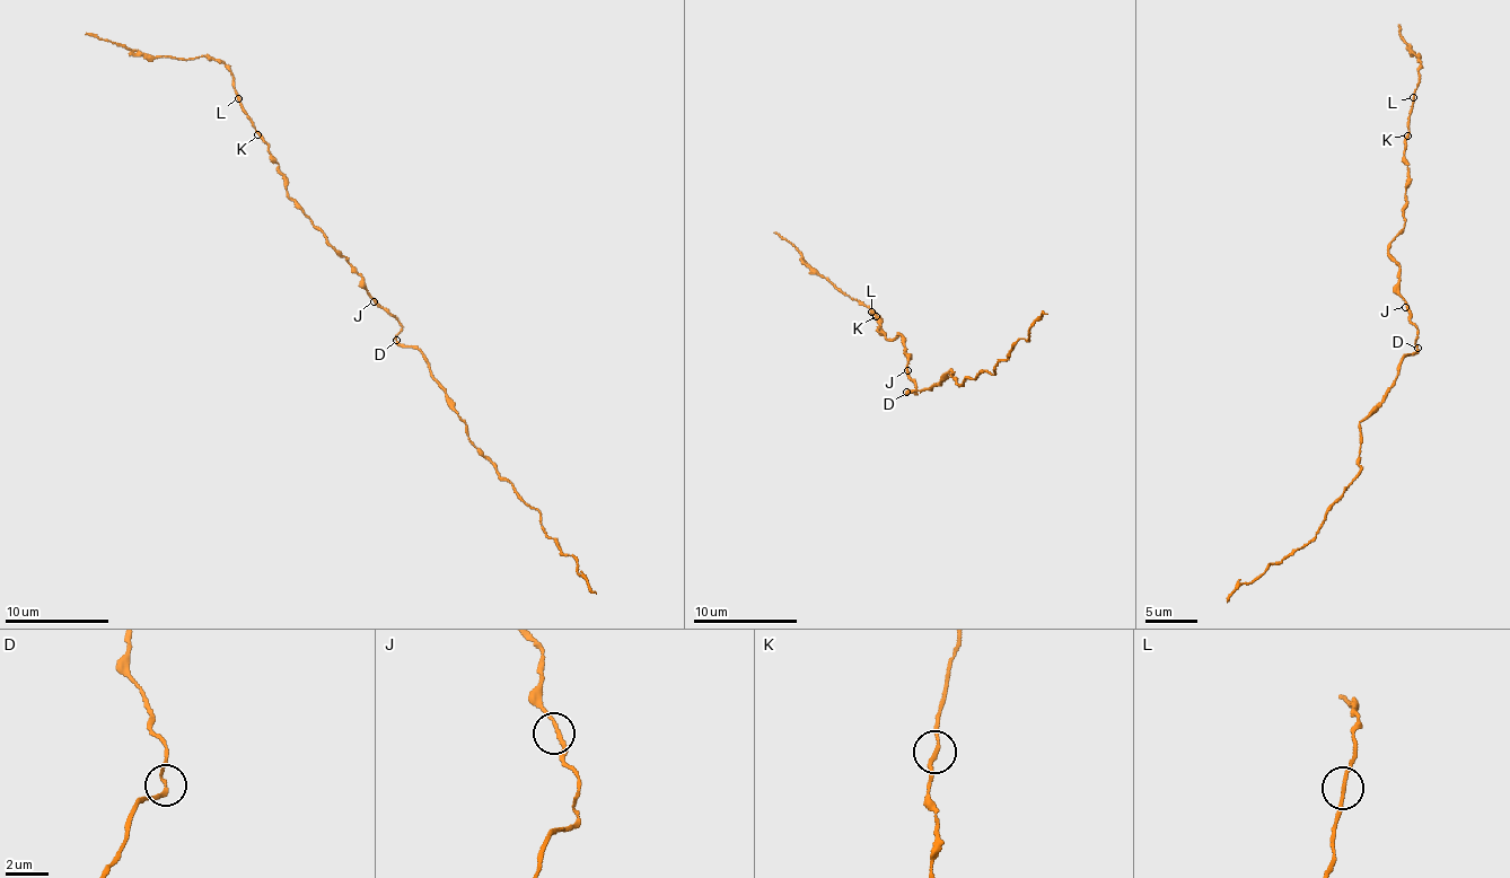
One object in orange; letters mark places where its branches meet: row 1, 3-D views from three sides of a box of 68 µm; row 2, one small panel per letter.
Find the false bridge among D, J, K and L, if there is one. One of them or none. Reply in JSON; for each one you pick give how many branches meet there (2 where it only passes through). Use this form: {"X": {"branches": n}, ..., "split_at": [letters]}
{"split_at": []}

